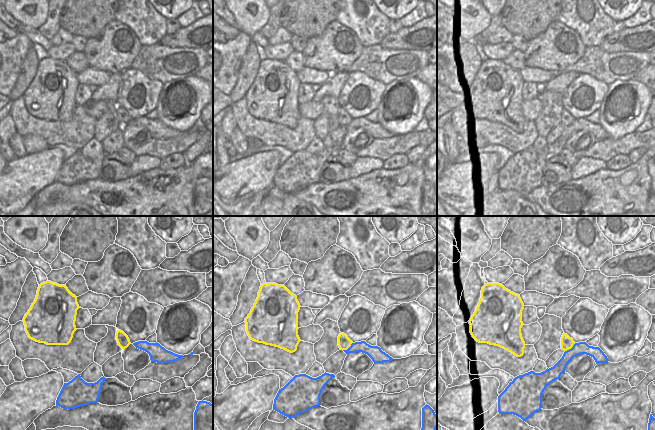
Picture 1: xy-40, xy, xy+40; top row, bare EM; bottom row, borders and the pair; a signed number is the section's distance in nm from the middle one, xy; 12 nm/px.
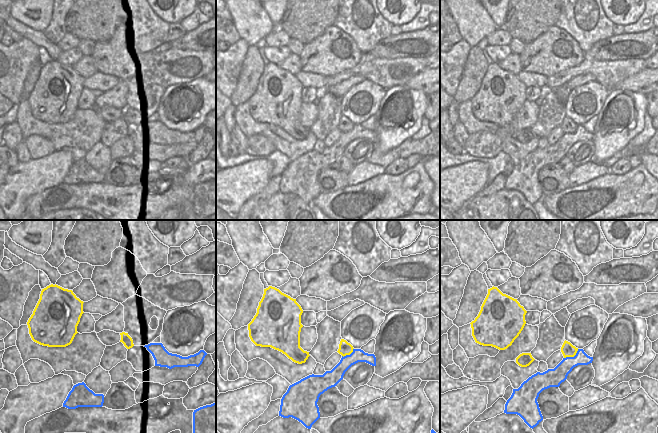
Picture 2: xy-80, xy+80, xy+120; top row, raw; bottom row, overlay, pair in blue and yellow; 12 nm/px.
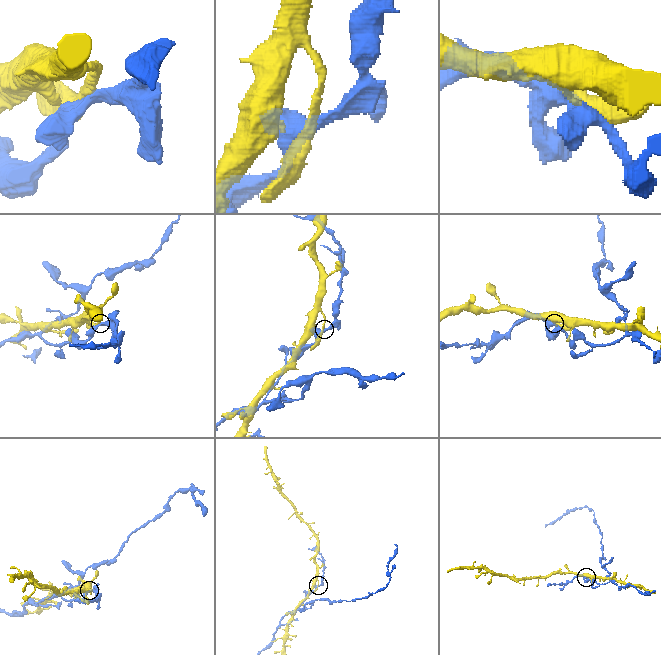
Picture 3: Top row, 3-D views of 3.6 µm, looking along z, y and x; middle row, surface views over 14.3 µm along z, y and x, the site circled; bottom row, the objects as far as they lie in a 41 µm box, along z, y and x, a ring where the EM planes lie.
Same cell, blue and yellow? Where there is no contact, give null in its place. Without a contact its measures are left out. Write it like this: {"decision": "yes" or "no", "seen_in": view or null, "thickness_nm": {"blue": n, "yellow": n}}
{"decision": "no", "seen_in": "xy+40", "thickness_nm": {"blue": 150, "yellow": 150}}

